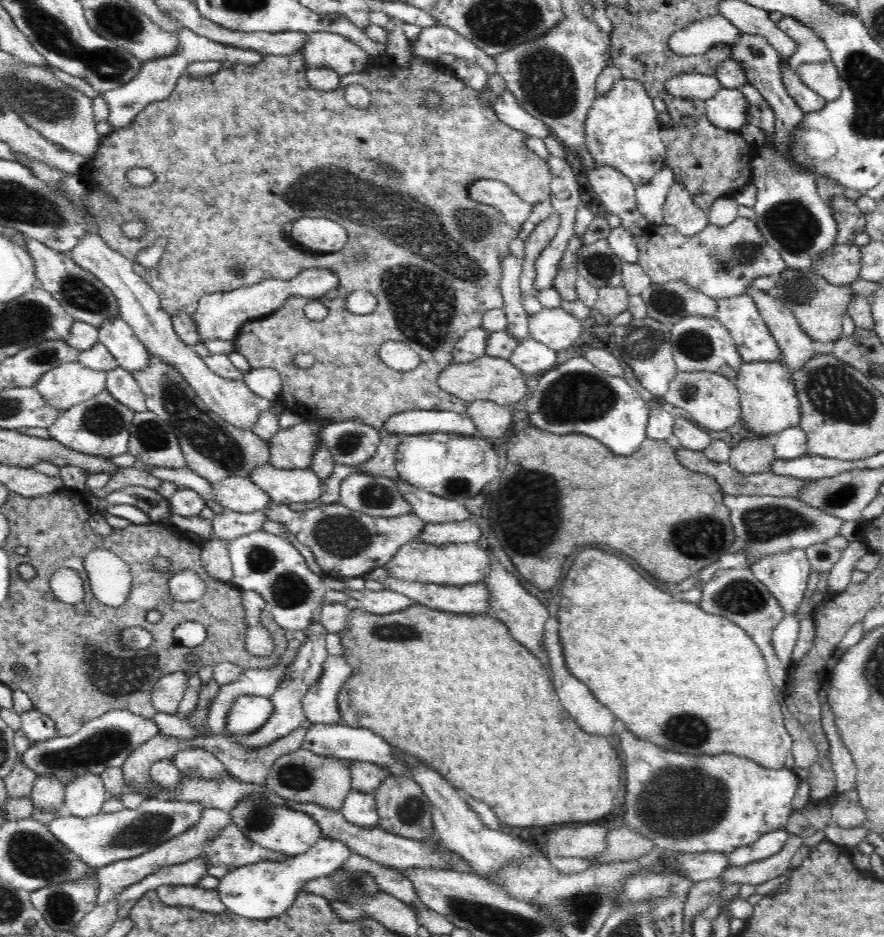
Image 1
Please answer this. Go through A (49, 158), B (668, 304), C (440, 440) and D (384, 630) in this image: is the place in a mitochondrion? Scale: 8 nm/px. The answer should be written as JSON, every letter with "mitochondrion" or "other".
{"A":"other","B":"mitochondrion","C":"other","D":"mitochondrion"}

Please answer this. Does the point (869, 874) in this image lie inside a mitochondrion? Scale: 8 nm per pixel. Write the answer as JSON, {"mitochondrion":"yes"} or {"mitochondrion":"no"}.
{"mitochondrion":"no"}

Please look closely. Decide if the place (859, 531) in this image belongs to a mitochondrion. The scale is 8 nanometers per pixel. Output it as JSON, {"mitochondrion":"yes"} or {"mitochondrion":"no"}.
{"mitochondrion":"no"}

